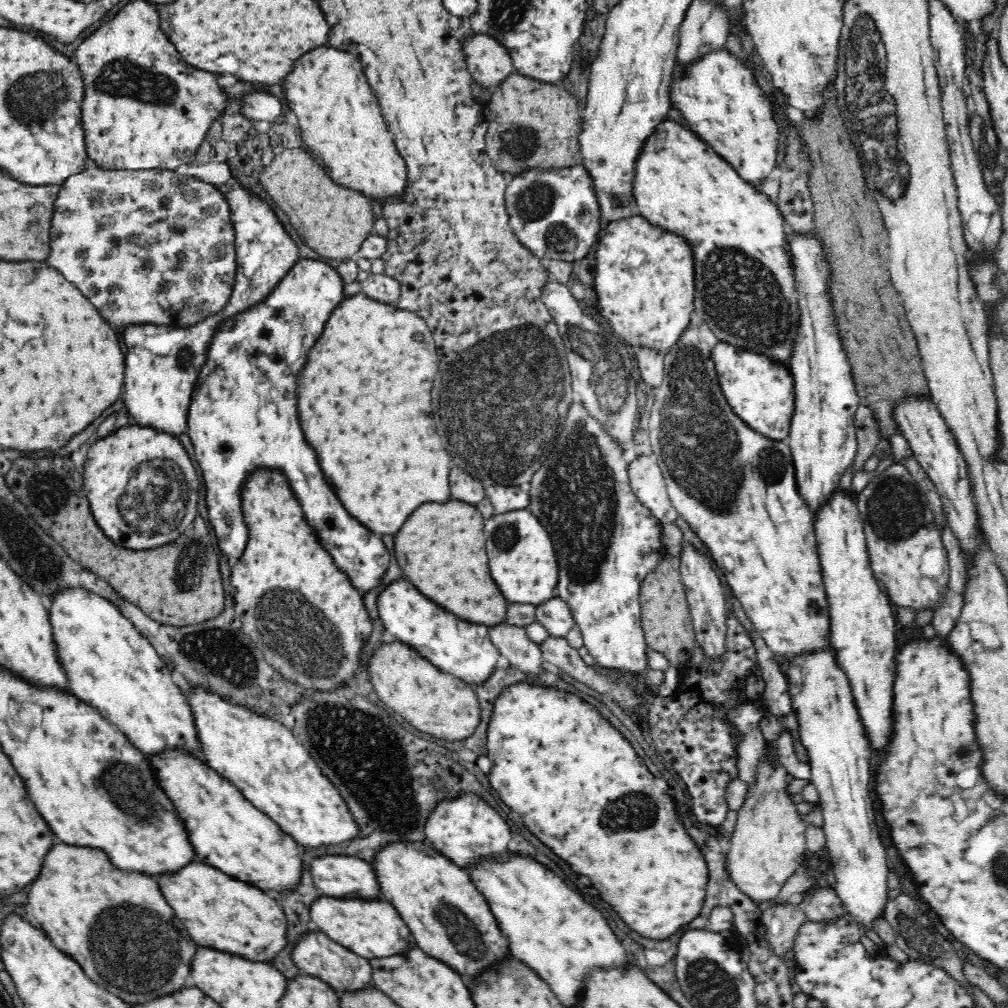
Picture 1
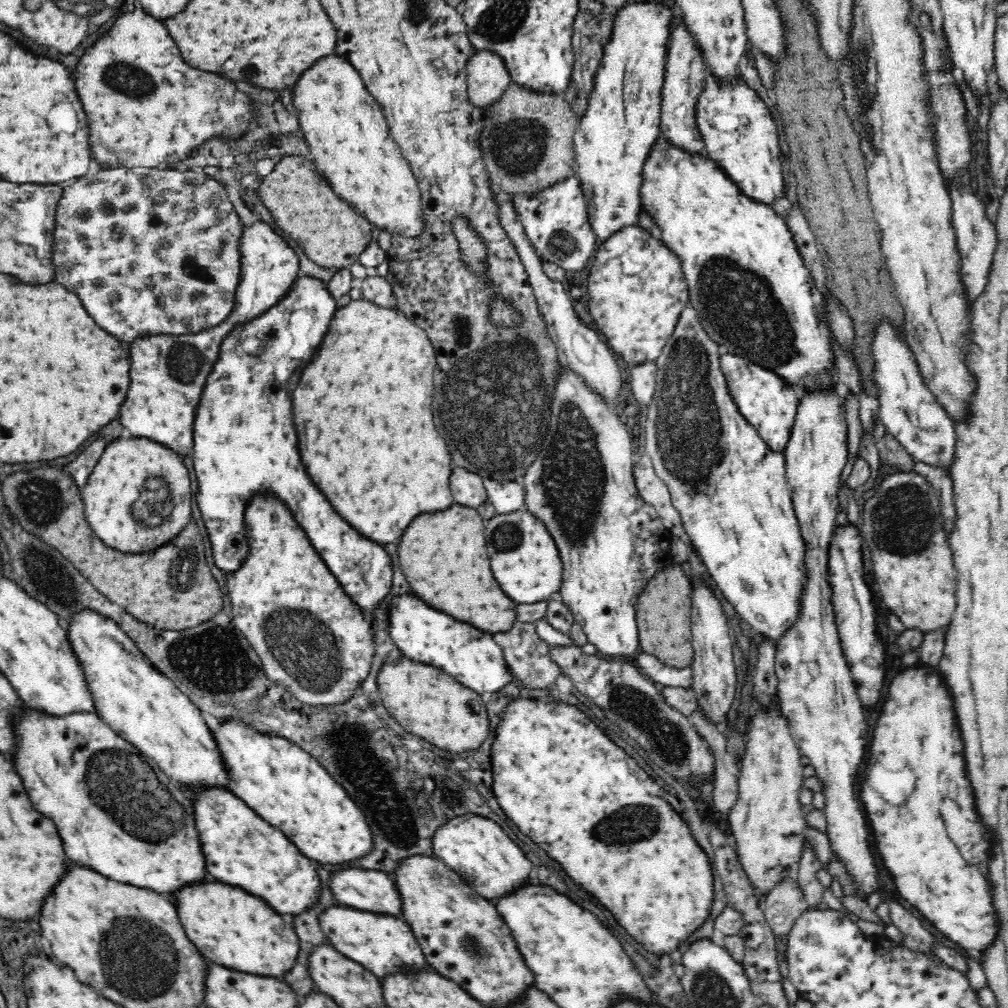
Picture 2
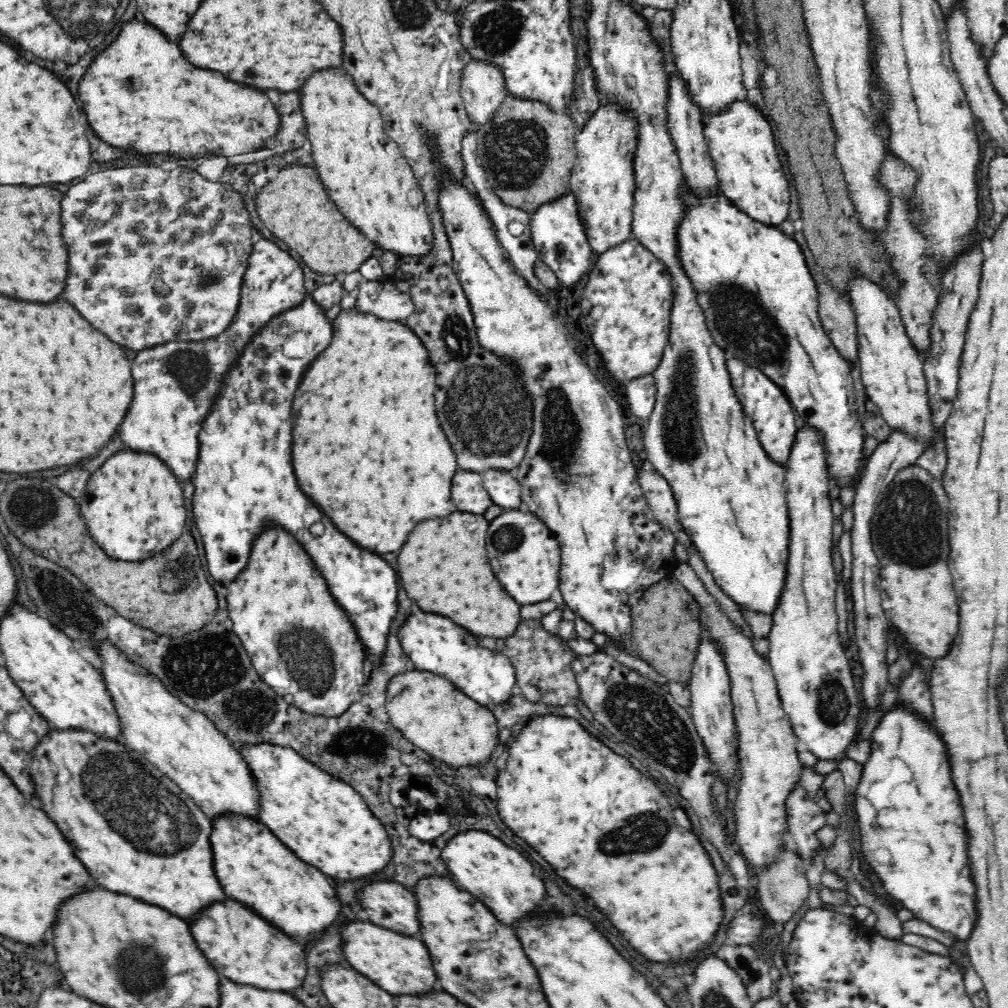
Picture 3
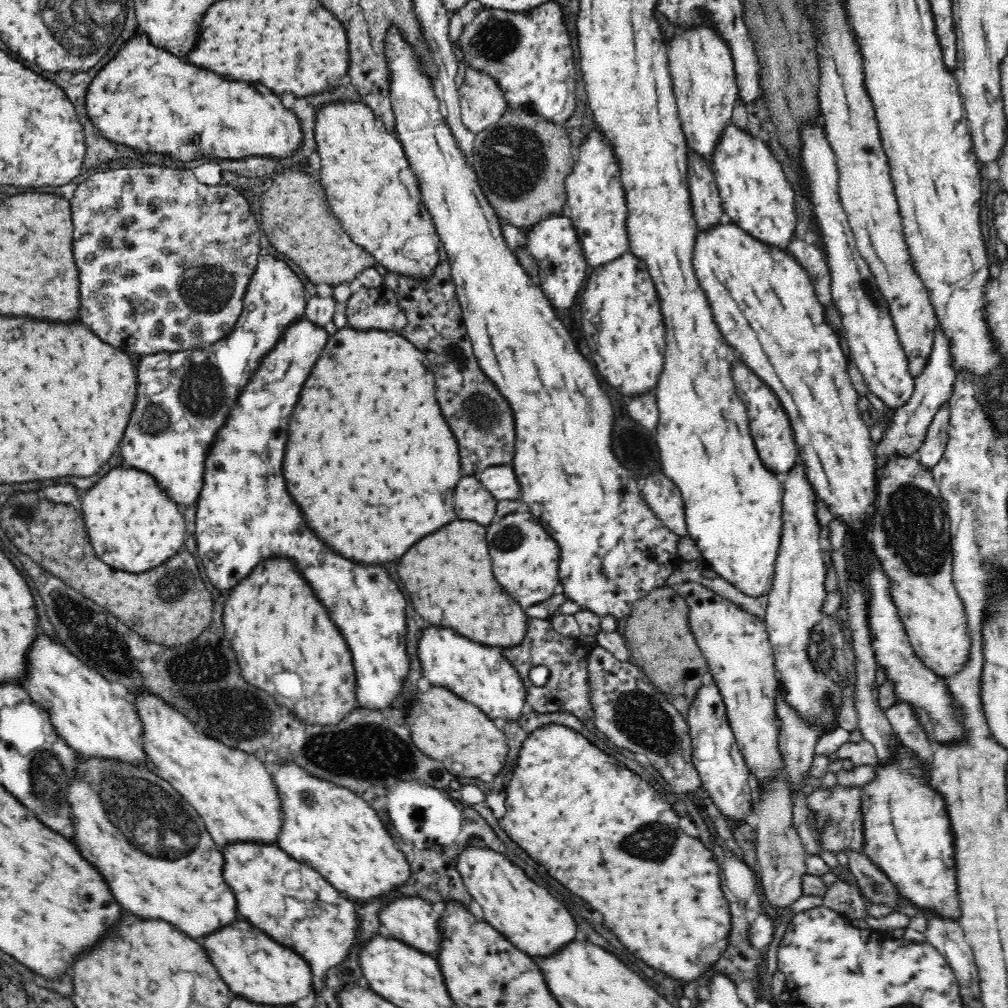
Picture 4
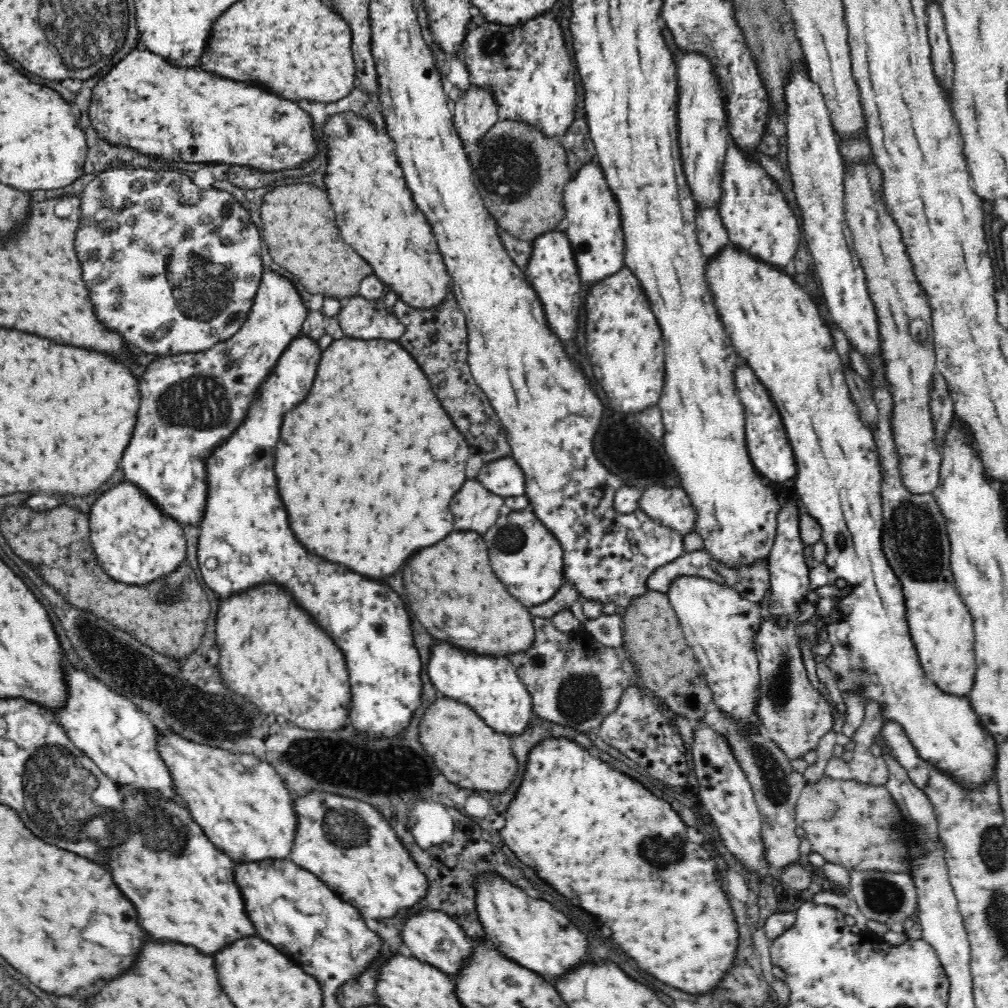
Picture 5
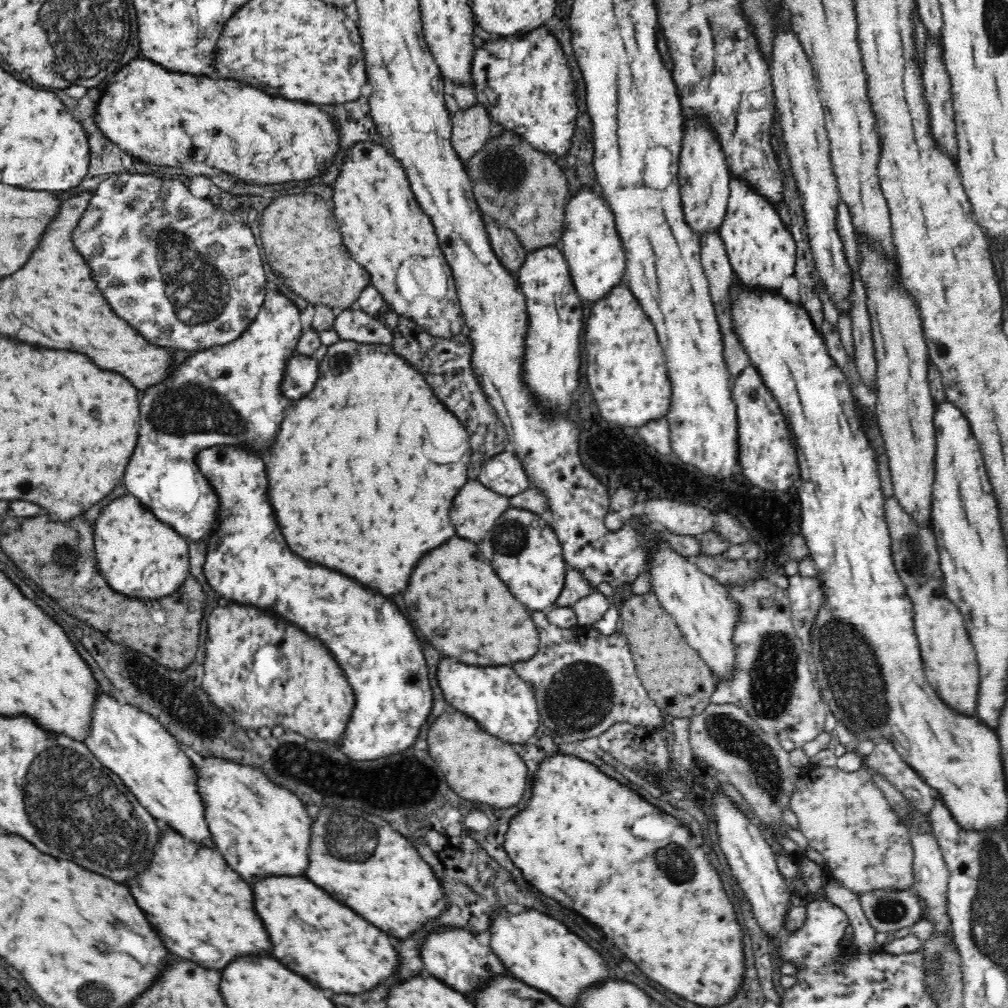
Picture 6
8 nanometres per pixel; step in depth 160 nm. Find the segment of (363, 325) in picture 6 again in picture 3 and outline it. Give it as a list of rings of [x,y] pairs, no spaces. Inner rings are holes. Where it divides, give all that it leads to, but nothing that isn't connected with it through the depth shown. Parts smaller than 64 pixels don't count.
[[[386,278],[367,280],[358,286],[356,307],[384,320],[402,321],[413,311],[412,299]]]

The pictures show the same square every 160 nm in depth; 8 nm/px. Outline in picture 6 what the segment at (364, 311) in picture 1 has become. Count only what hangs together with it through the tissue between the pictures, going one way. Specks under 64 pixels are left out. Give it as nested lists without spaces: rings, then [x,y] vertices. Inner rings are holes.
[[[340,340],[327,347],[327,353],[319,363],[319,377],[316,388],[302,398],[300,402],[292,402],[286,408],[286,416],[282,420],[280,432],[276,434],[276,440],[272,444],[272,450],[268,454],[268,478],[272,482],[272,504],[276,506],[276,516],[280,518],[280,528],[284,530],[284,536],[288,538],[288,544],[296,554],[326,564],[328,568],[344,570],[344,574],[356,578],[358,582],[364,582],[366,586],[374,586],[382,594],[394,594],[404,590],[408,584],[408,574],[412,572],[412,566],[418,562],[418,558],[440,546],[440,542],[446,542],[452,538],[454,526],[448,518],[452,498],[458,494],[458,490],[466,484],[466,468],[470,460],[470,446],[462,448],[462,444],[452,444],[450,432],[440,432],[442,428],[462,428],[458,418],[448,414],[448,409],[440,404],[440,400],[432,394],[428,382],[400,356],[396,356],[391,345],[384,344],[360,344],[356,341]]]

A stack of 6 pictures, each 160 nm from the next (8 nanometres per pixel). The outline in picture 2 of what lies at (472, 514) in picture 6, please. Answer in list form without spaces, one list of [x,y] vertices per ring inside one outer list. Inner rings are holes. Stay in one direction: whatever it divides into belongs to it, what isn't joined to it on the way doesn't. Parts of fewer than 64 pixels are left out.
[[[454,468],[452,470],[450,488],[452,488],[452,496],[458,504],[478,508],[486,500],[482,480],[478,476],[474,476],[472,472],[466,472],[464,468]]]

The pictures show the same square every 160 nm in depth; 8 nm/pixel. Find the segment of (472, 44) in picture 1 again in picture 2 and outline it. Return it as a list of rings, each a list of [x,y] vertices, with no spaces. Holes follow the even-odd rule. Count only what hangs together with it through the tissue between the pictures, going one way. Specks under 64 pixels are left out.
[[[486,49],[471,54],[466,72],[470,102],[481,107],[494,104],[513,82],[504,59]]]

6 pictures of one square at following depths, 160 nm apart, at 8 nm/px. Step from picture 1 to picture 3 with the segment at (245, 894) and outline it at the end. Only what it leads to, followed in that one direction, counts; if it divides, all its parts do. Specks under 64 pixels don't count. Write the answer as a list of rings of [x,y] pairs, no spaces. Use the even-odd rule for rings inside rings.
[[[216,900],[202,908],[190,922],[190,932],[212,966],[220,974],[232,980],[236,978],[236,983],[248,982],[266,990],[289,992],[306,976],[305,945],[264,920],[240,900]]]

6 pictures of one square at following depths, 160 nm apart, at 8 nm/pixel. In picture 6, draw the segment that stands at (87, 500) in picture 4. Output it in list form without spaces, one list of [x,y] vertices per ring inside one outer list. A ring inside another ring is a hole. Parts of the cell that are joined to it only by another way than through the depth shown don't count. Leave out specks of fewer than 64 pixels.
[[[130,492],[100,510],[94,522],[94,534],[99,571],[113,589],[124,595],[152,599],[163,597],[179,589],[189,573],[187,538],[160,521]]]

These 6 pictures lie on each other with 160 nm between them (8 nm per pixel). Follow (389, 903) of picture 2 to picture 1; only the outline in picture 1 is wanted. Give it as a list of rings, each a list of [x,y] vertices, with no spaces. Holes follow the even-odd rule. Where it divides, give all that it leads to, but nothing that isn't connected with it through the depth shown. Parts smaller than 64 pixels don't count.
[[[320,854],[309,859],[309,873],[312,876],[313,885],[326,896],[342,898],[344,894],[356,894],[356,898],[384,898],[380,892],[377,880],[373,872],[373,866],[368,862],[354,858],[354,856],[338,856],[338,854]]]

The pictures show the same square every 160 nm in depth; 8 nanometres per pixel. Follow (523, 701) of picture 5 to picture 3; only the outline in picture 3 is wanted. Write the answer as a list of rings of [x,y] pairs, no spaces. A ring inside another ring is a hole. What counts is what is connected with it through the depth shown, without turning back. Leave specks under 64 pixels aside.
[[[424,610],[410,612],[396,631],[396,639],[414,668],[448,677],[460,691],[481,705],[490,707],[506,701],[516,690],[515,668],[496,646],[496,640],[476,636],[446,616],[428,614]]]

